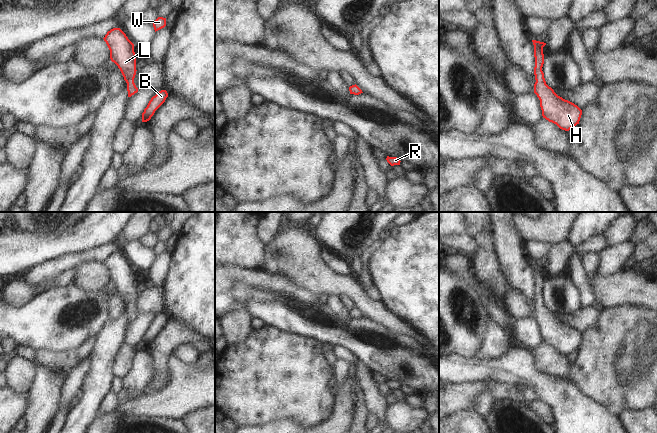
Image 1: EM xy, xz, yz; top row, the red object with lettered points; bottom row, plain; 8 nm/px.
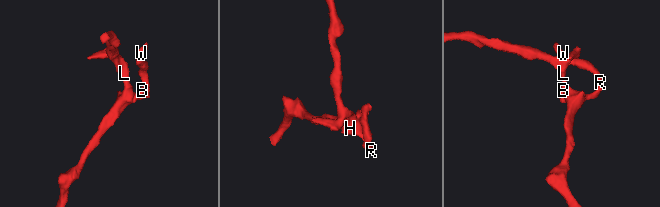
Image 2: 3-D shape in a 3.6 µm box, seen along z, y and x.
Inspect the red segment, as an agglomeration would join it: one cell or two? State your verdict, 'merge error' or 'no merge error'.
no merge error

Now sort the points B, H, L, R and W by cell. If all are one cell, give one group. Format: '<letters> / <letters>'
B H L R W

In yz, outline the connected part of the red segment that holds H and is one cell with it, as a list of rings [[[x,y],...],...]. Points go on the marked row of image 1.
[[[532,40],[535,57],[535,84],[534,93],[540,100],[542,116],[549,122],[556,124],[560,129],[569,131],[579,124],[582,110],[574,103],[558,96],[554,90],[546,84],[542,67],[544,64],[544,42]]]

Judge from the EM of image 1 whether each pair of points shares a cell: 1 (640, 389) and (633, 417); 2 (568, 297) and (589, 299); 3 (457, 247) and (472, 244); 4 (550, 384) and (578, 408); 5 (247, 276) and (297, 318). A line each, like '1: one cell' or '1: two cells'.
1: two cells
2: two cells
3: one cell
4: one cell
5: one cell

